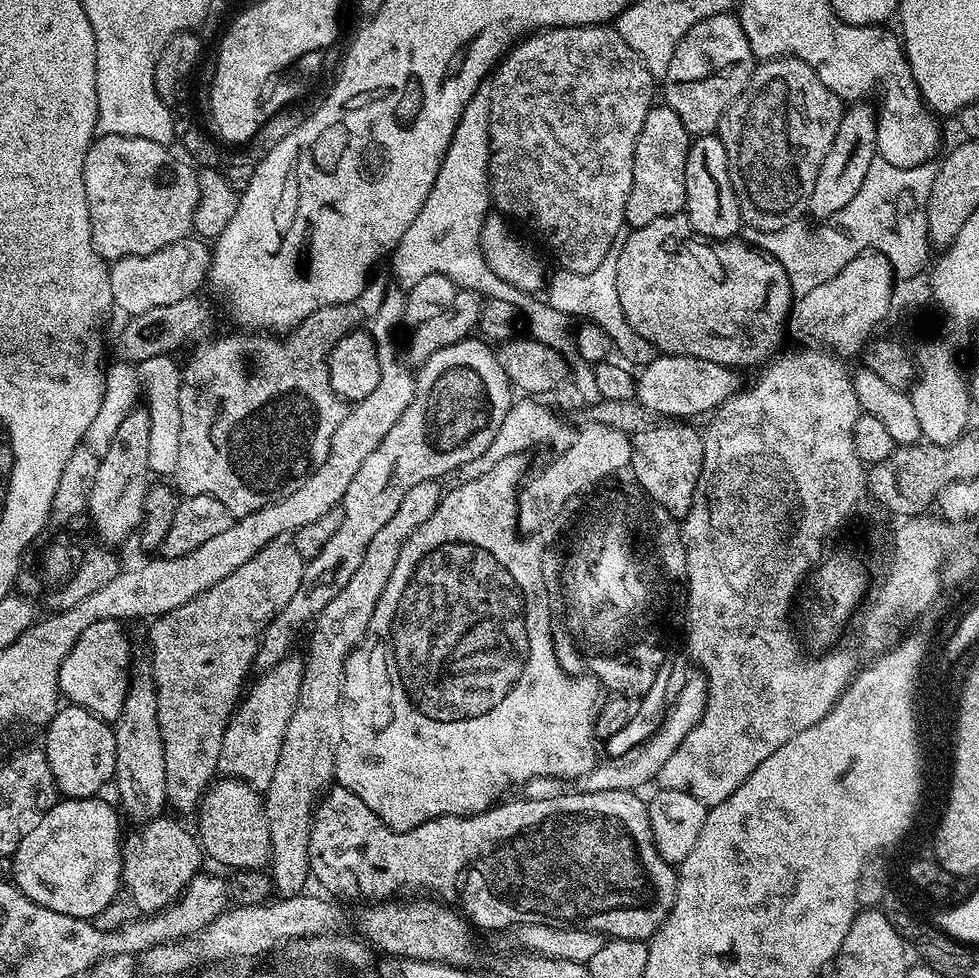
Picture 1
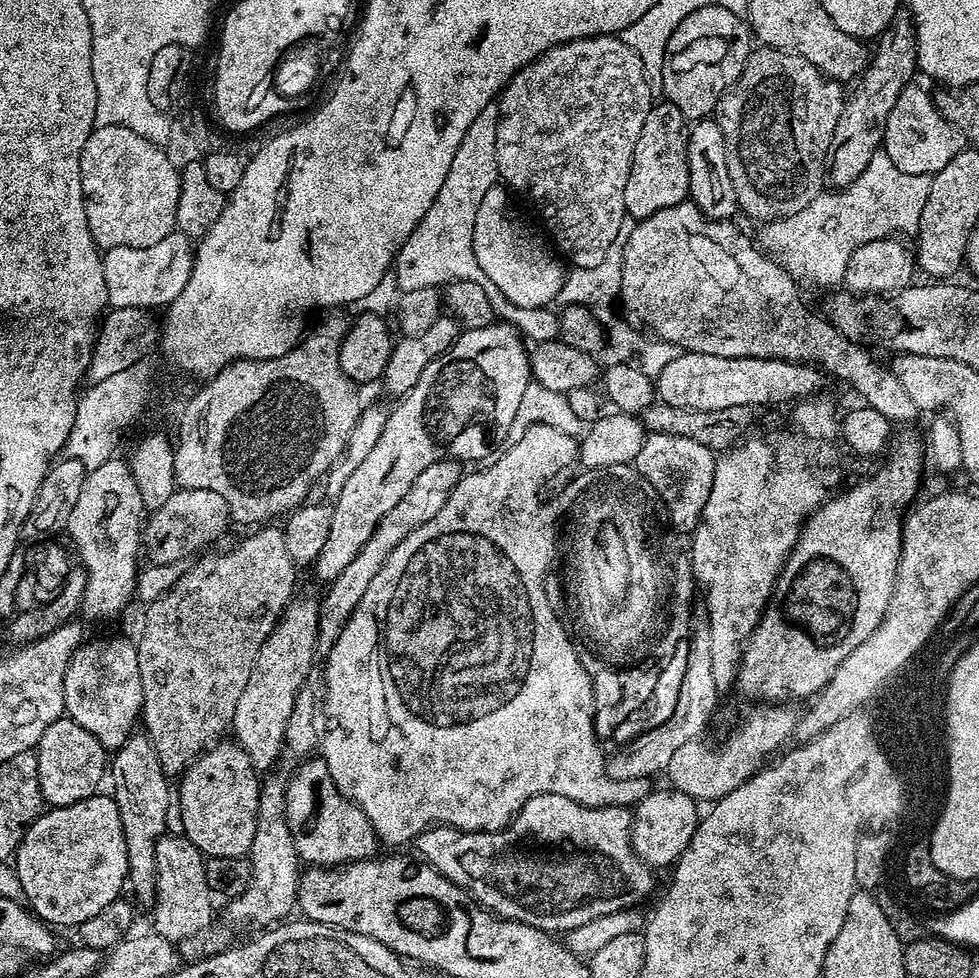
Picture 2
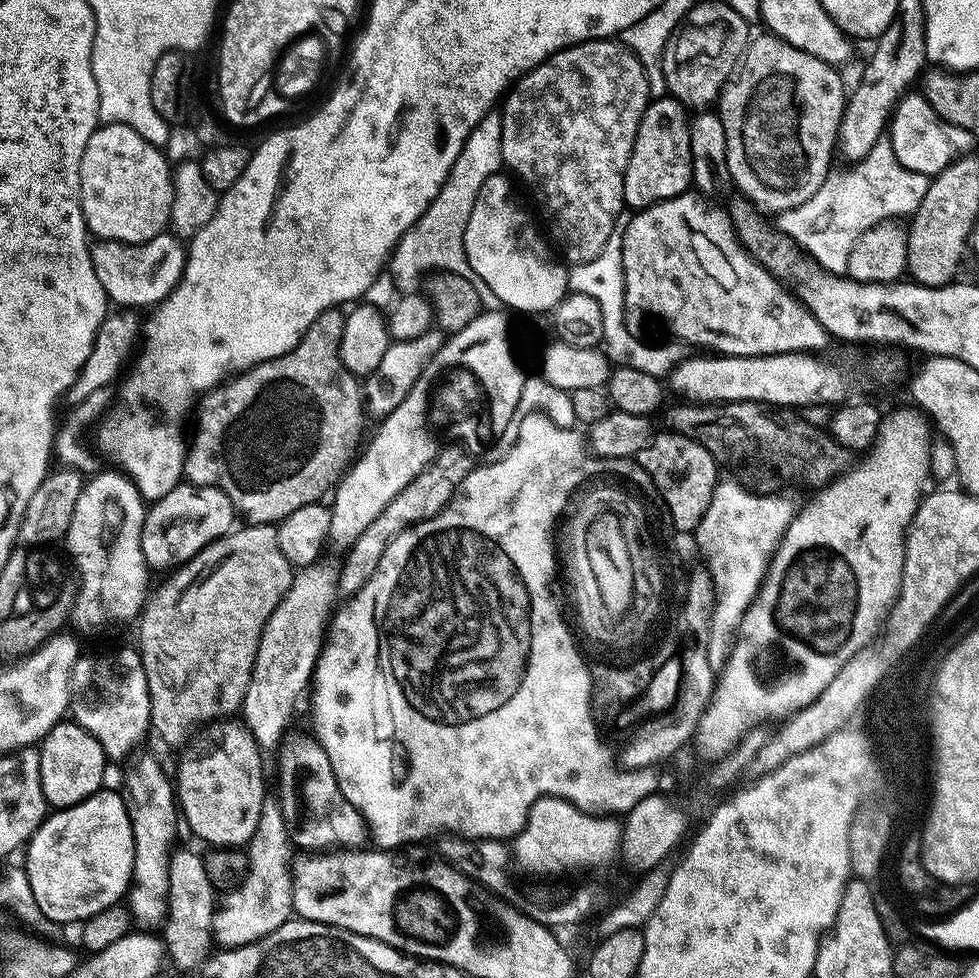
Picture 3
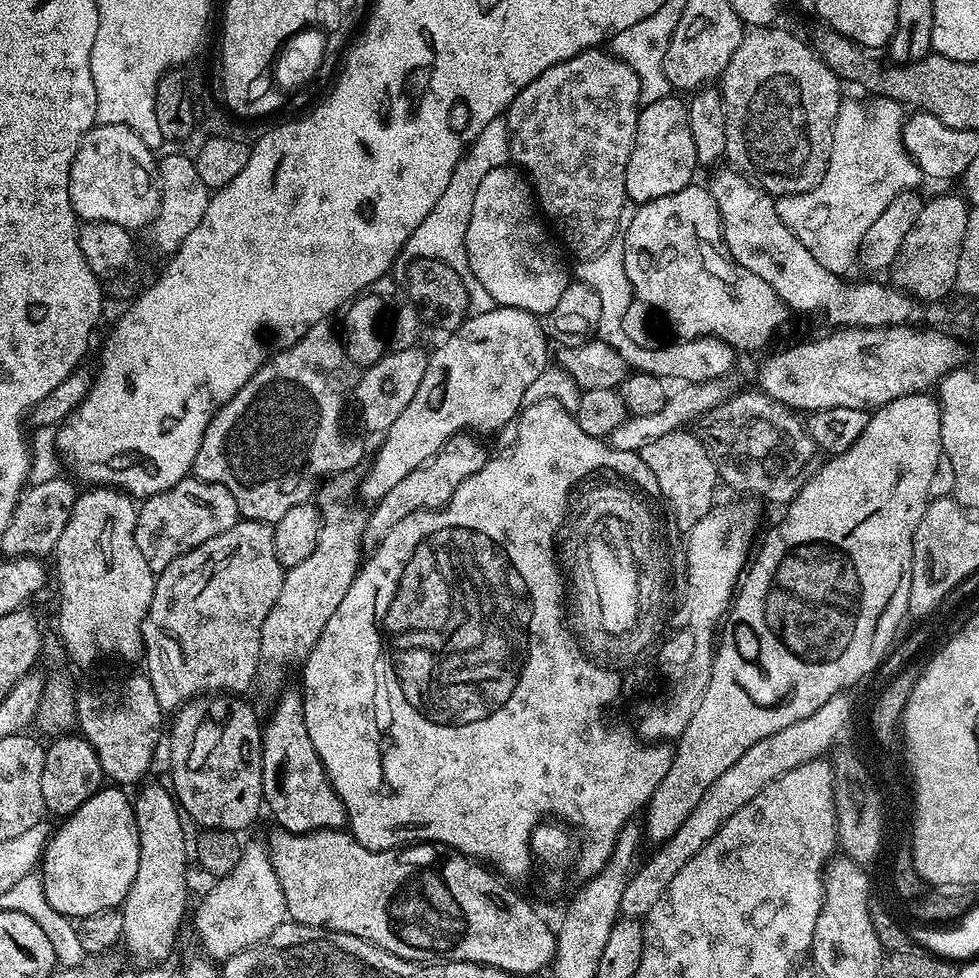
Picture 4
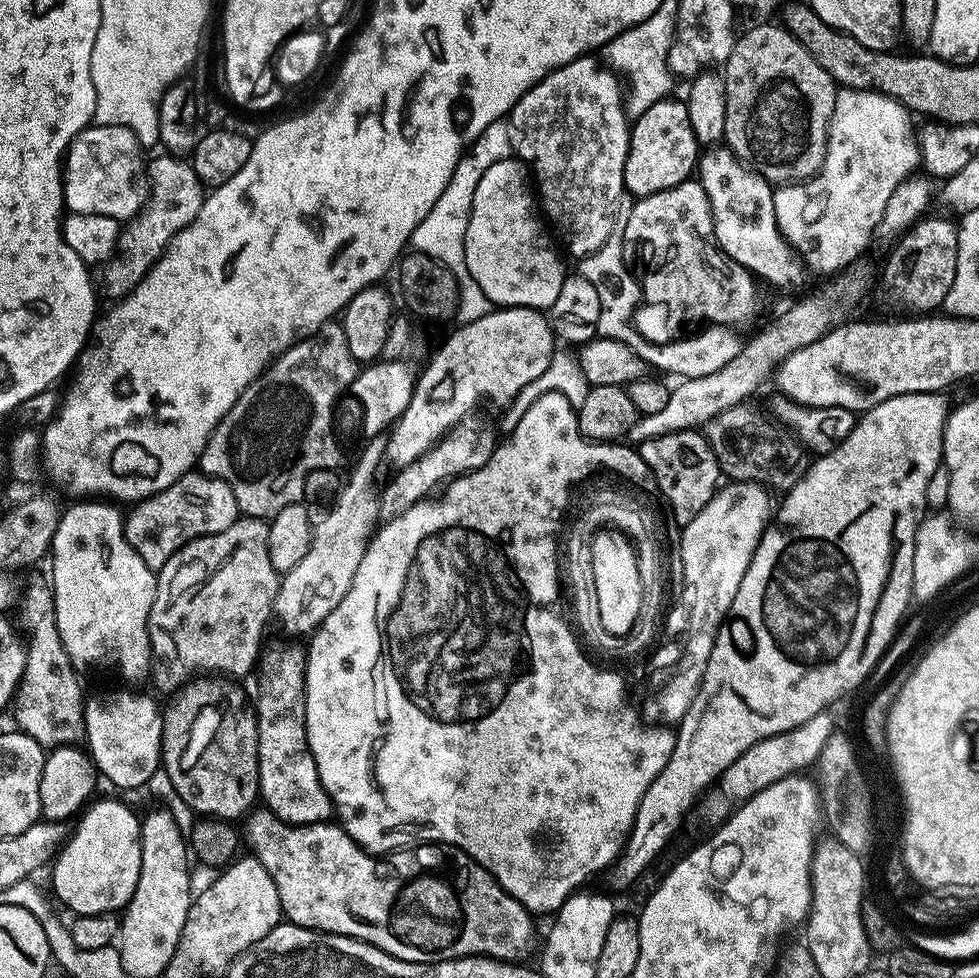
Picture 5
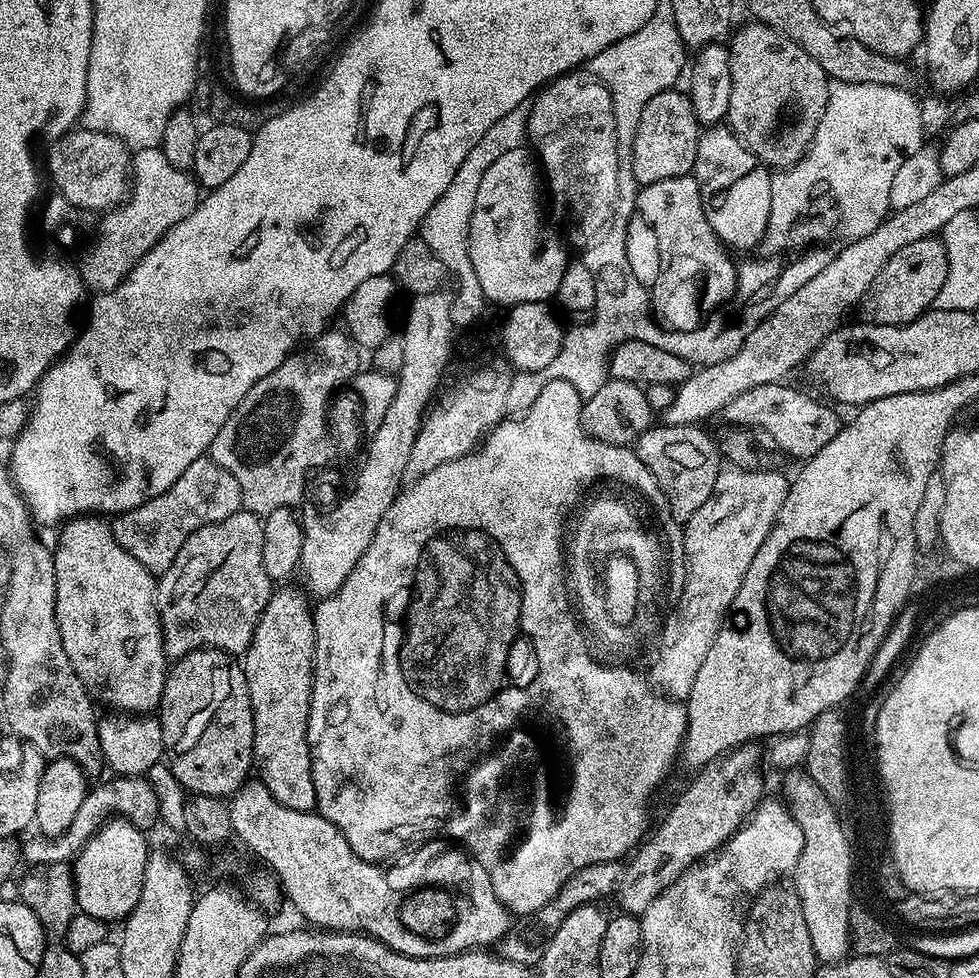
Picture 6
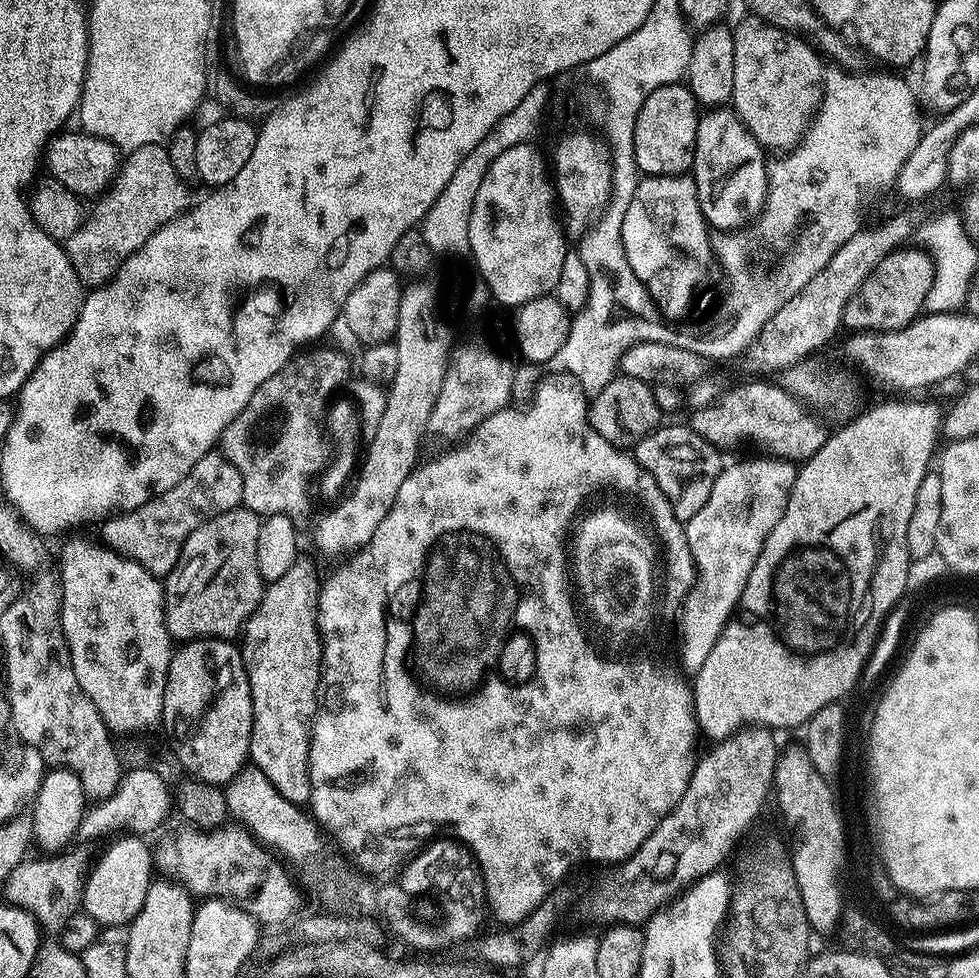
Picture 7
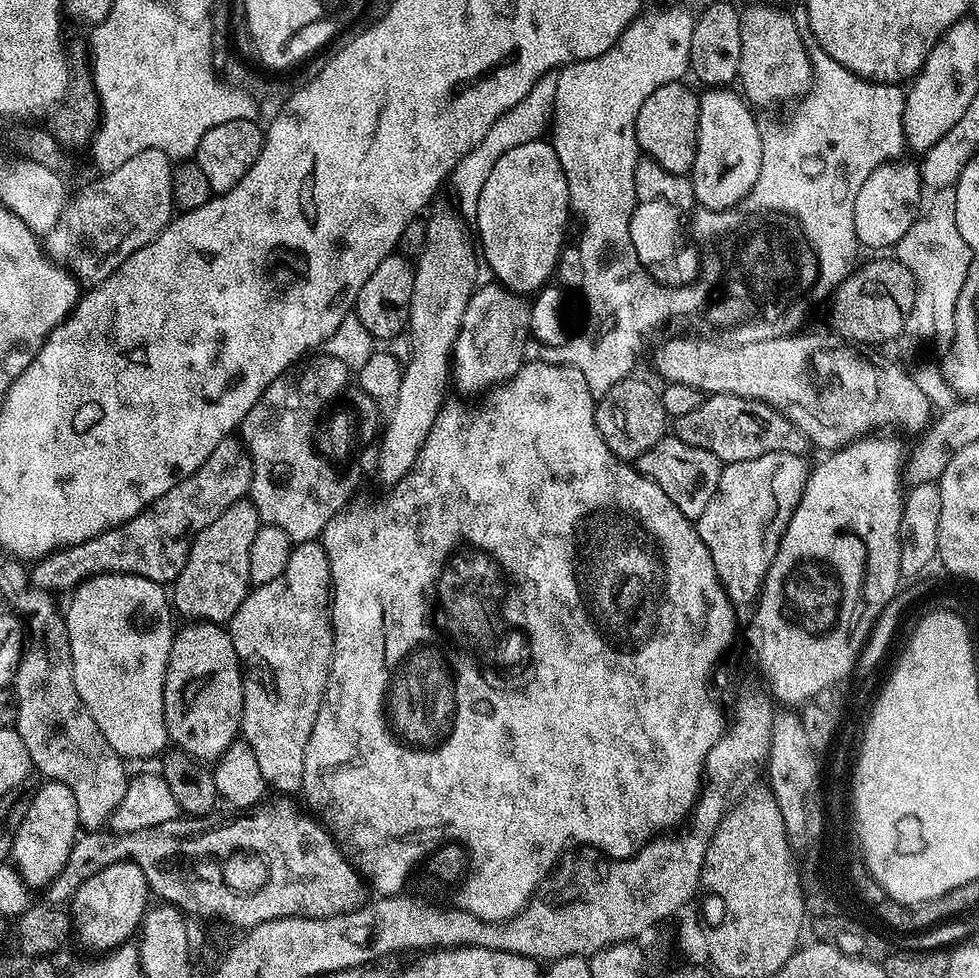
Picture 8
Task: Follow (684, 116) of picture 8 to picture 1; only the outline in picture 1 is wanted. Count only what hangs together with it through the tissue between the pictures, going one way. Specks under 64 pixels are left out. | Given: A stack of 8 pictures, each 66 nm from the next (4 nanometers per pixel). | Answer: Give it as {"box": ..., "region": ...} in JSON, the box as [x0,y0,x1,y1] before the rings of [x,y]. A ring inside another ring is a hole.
{"box":[625,103,690,229],"region":[[[657,103],[642,122],[642,134],[634,146],[634,182],[630,186],[630,198],[626,198],[625,225],[629,229],[646,226],[654,218],[674,216],[685,211],[686,154],[690,137],[682,118],[674,114],[667,104]]]}

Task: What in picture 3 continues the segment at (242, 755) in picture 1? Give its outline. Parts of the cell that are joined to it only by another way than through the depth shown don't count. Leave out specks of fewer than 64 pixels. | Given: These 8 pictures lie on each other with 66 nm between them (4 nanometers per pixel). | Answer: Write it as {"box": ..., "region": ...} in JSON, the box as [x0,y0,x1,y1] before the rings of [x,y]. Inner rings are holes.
{"box":[242,563,340,750],"region":[[[324,563],[307,564],[293,575],[290,590],[278,602],[274,614],[270,614],[258,642],[250,686],[242,705],[242,722],[264,750],[279,745],[289,729],[300,695],[309,691],[316,660],[338,604],[340,569],[336,564]]]}

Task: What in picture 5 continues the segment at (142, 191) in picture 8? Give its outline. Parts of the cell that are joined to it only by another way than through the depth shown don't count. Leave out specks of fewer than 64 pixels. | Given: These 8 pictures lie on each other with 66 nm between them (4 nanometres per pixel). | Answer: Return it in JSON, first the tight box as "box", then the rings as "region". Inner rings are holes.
{"box":[98,154,206,302],"region":[[[159,154],[160,156],[151,157],[150,163],[147,165],[150,177],[150,199],[145,203],[144,207],[127,221],[126,227],[121,231],[119,237],[118,255],[103,262],[98,272],[98,288],[101,293],[104,292],[109,296],[109,301],[115,302],[123,300],[125,296],[134,291],[138,286],[138,282],[142,282],[142,278],[154,267],[160,255],[163,254],[168,243],[186,227],[192,224],[194,218],[198,214],[198,210],[204,205],[206,195],[205,185],[200,183],[198,174],[192,169],[191,163],[187,159],[177,158],[171,154]]]}

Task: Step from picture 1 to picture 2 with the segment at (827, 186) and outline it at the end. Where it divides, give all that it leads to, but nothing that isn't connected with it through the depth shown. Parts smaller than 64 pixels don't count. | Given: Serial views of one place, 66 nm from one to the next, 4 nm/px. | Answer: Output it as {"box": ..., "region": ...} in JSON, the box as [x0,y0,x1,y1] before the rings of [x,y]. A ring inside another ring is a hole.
{"box":[826,10,918,190],"region":[[[901,10],[888,23],[888,29],[878,37],[880,46],[876,54],[871,55],[862,75],[855,81],[856,89],[847,93],[842,114],[838,114],[838,126],[834,126],[832,151],[826,165],[826,180],[833,189],[839,190],[850,186],[866,166],[870,166],[870,158],[881,151],[884,142],[886,122],[890,118],[890,110],[898,102],[902,90],[908,87],[917,75],[918,63],[916,53],[916,21],[911,11]]]}

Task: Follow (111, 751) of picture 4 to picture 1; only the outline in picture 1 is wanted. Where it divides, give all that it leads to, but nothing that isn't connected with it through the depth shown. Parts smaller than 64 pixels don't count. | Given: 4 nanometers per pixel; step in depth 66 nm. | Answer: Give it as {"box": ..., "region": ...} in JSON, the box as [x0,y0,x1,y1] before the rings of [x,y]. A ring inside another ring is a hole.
{"box":[60,619,130,722],"region":[[[119,619],[99,620],[74,642],[70,654],[60,667],[60,691],[68,704],[90,710],[95,716],[109,722],[120,719],[126,702],[130,671],[128,672],[128,636]]]}

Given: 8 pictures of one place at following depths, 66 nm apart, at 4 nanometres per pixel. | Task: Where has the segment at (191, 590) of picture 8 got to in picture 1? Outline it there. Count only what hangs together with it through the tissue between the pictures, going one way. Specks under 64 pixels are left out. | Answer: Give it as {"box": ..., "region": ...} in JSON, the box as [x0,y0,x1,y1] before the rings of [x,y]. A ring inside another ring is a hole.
{"box":[148,539,306,813],"region":[[[291,539],[275,540],[262,550],[258,550],[258,554],[250,558],[250,562],[238,566],[238,570],[234,570],[232,574],[226,574],[226,578],[222,578],[222,582],[218,582],[212,589],[205,592],[198,602],[195,600],[186,602],[186,606],[178,606],[178,610],[170,610],[165,616],[155,617],[151,621],[152,629],[148,632],[148,644],[152,647],[150,671],[158,694],[158,726],[162,730],[162,742],[166,750],[166,790],[168,791],[168,804],[176,807],[178,811],[195,813],[200,807],[200,800],[207,792],[209,784],[213,783],[220,763],[222,738],[226,734],[228,725],[242,699],[242,693],[245,691],[244,679],[247,678],[248,671],[253,671],[260,640],[264,637],[264,631],[270,626],[270,622],[278,614],[278,610],[282,610],[282,606],[286,606],[286,602],[290,602],[290,597],[298,591],[298,582],[302,582],[305,563],[306,561],[298,554],[295,543]]]}

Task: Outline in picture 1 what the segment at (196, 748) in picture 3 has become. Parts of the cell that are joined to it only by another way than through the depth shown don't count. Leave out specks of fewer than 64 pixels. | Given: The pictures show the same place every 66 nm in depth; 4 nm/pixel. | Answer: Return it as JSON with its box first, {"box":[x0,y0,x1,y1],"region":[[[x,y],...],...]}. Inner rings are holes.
{"box":[198,778,272,870],"region":[[[220,778],[209,784],[200,800],[198,839],[203,855],[217,860],[229,870],[263,869],[272,859],[270,822],[266,818],[264,797],[244,780]],[[220,780],[220,781],[219,781]]]}

